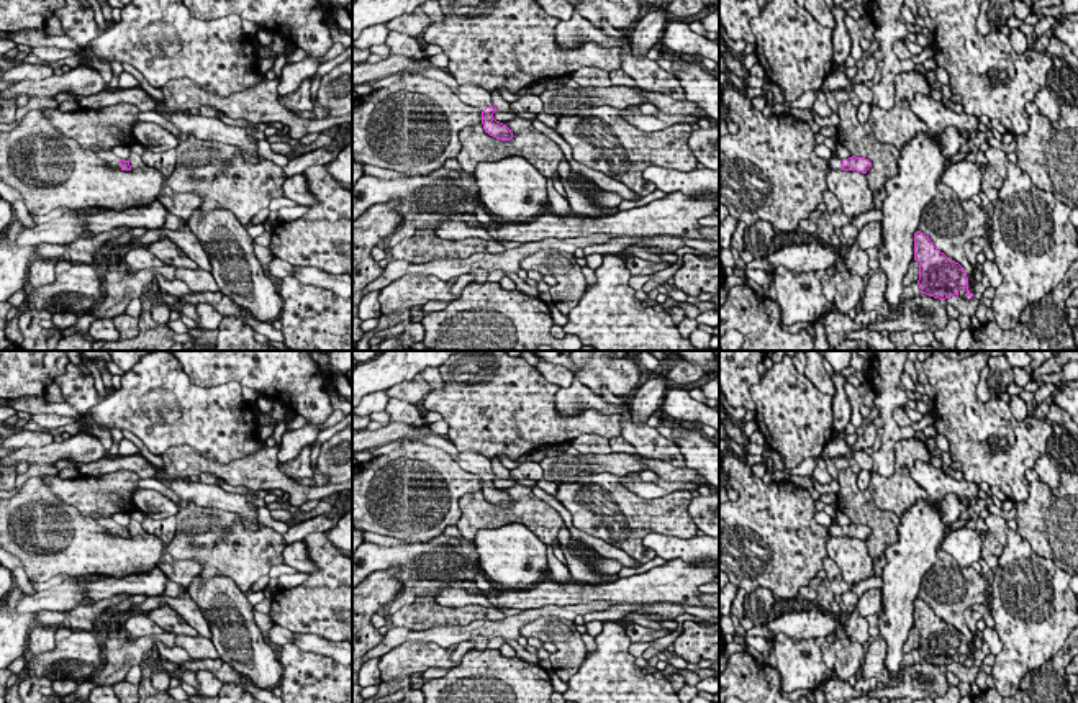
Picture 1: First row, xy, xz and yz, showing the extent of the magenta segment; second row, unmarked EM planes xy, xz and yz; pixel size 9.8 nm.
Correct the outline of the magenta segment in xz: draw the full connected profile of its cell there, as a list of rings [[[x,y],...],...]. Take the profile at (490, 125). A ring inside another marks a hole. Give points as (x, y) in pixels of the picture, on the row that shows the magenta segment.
[[[388,56],[377,64],[365,62],[356,66],[352,67],[352,87],[375,82],[398,72],[419,74],[446,84],[465,105],[482,111],[482,125],[485,133],[501,141],[510,141],[513,138],[511,129],[493,118],[496,107],[491,102],[491,92],[477,85],[459,85],[447,69],[424,66],[418,59]]]

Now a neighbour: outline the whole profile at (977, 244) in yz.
[[[973,238],[963,246],[965,256],[973,269],[976,269],[976,254],[981,252],[985,246],[986,246],[986,238]]]

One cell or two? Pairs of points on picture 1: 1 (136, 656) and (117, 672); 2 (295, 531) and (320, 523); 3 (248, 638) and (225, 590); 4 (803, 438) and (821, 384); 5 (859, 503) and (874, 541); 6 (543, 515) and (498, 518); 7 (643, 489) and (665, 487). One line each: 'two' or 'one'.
1: one
2: one
3: one
4: two
5: one
6: one
7: one

